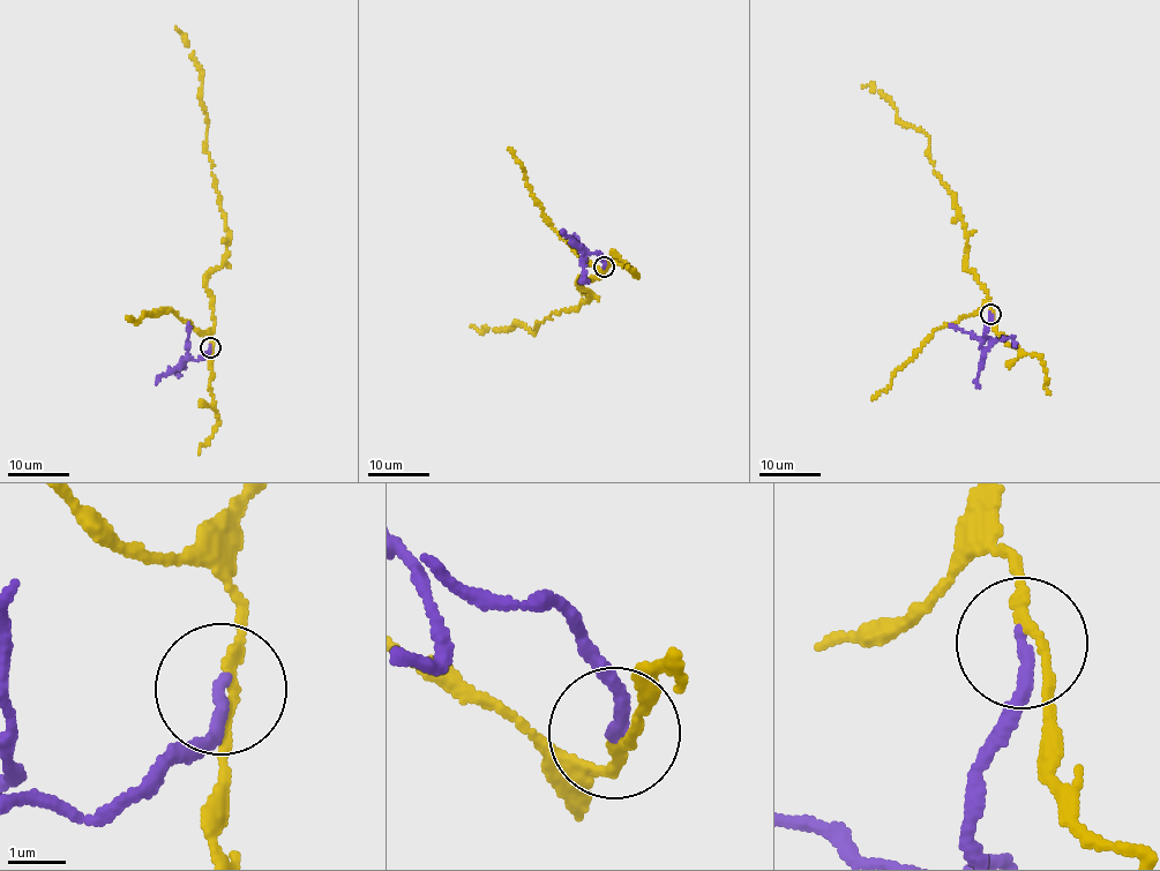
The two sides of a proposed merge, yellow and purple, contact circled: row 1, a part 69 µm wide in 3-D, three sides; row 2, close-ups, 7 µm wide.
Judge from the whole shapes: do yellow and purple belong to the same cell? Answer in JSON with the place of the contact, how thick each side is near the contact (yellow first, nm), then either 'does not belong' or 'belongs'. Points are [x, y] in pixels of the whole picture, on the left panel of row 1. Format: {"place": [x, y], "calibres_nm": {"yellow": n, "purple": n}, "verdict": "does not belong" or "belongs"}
{"place": [210, 347], "calibres_nm": {"yellow": 140, "purple": 200}, "verdict": "does not belong"}

